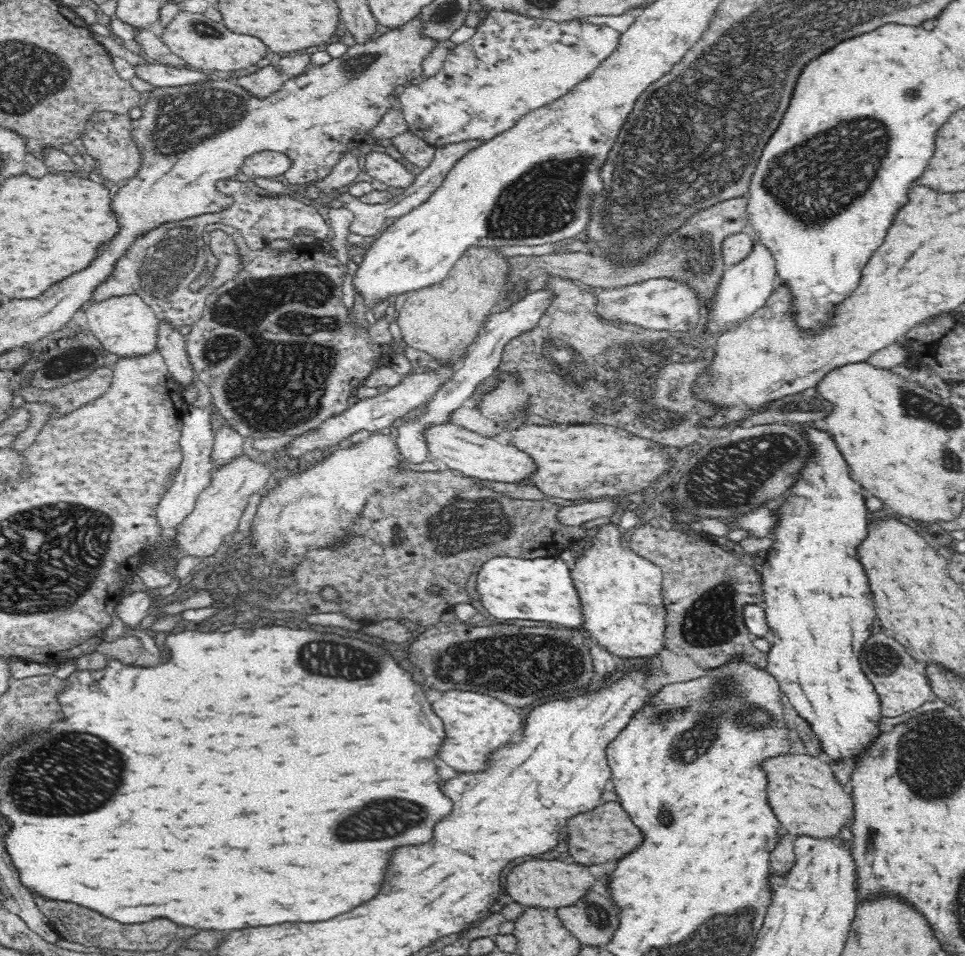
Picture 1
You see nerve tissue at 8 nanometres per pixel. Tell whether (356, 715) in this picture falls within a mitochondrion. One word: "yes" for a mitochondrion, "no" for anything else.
no

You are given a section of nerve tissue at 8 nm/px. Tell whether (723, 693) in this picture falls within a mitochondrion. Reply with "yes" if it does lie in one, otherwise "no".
yes

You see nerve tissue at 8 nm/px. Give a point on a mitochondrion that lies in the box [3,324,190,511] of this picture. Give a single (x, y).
(74, 359)

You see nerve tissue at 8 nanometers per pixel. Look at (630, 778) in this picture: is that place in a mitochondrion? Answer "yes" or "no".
no

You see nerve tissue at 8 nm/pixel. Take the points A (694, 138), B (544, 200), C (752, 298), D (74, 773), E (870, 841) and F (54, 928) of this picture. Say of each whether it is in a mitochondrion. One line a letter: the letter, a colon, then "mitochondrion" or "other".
A: mitochondrion
B: mitochondrion
C: other
D: mitochondrion
E: mitochondrion
F: other

